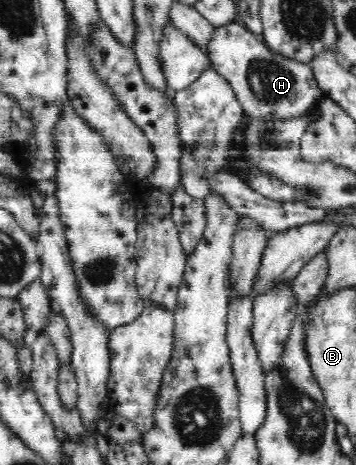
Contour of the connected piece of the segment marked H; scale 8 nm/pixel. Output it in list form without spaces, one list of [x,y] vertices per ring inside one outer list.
[[[238,18],[226,25],[215,26],[212,35],[205,45],[205,53],[209,56],[209,61],[211,62],[211,67],[215,68],[223,77],[229,80],[229,83],[233,86],[235,90],[237,99],[242,103],[245,111],[245,118],[250,117],[271,117],[271,115],[277,115],[278,117],[289,117],[289,115],[301,115],[309,108],[309,105],[315,103],[320,96],[322,96],[322,89],[319,87],[318,81],[316,80],[313,66],[308,66],[305,64],[297,63],[293,60],[287,59],[279,54],[274,54],[270,49],[264,44],[262,40],[257,38],[253,33],[250,33],[245,27],[243,27]]]

